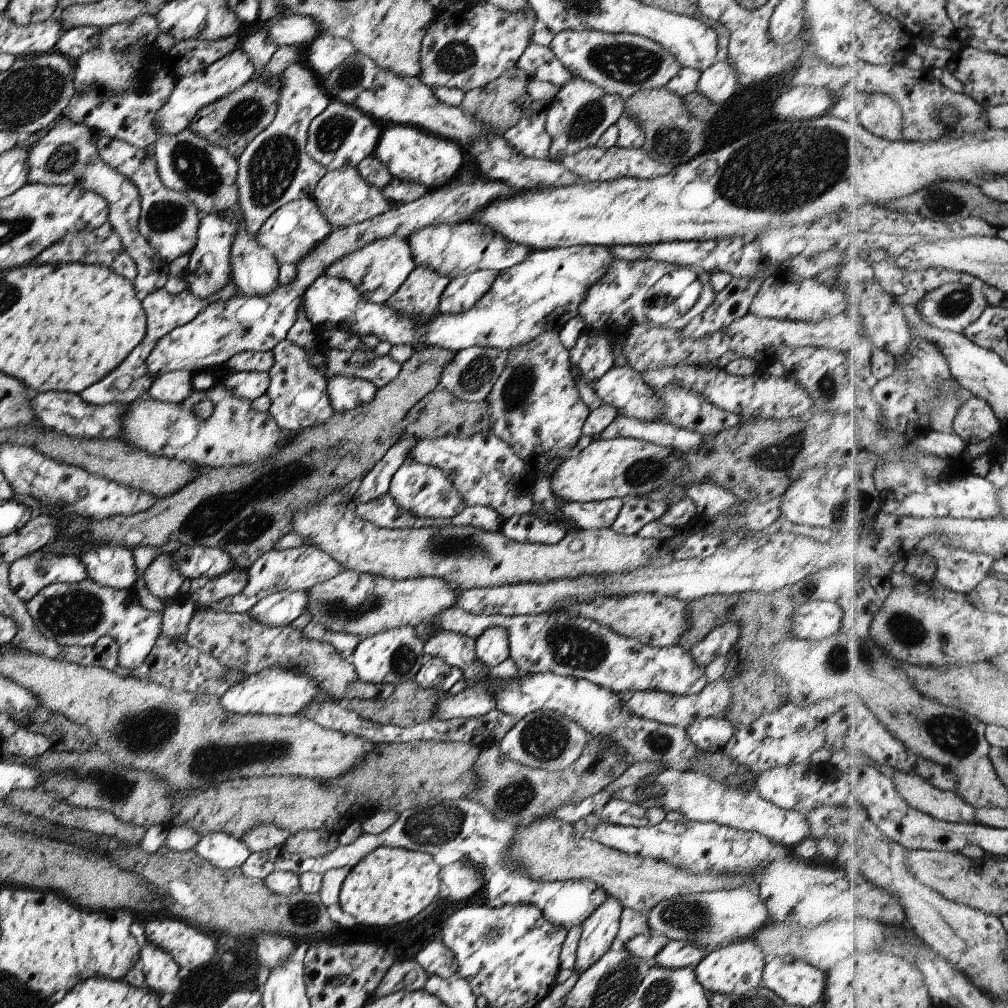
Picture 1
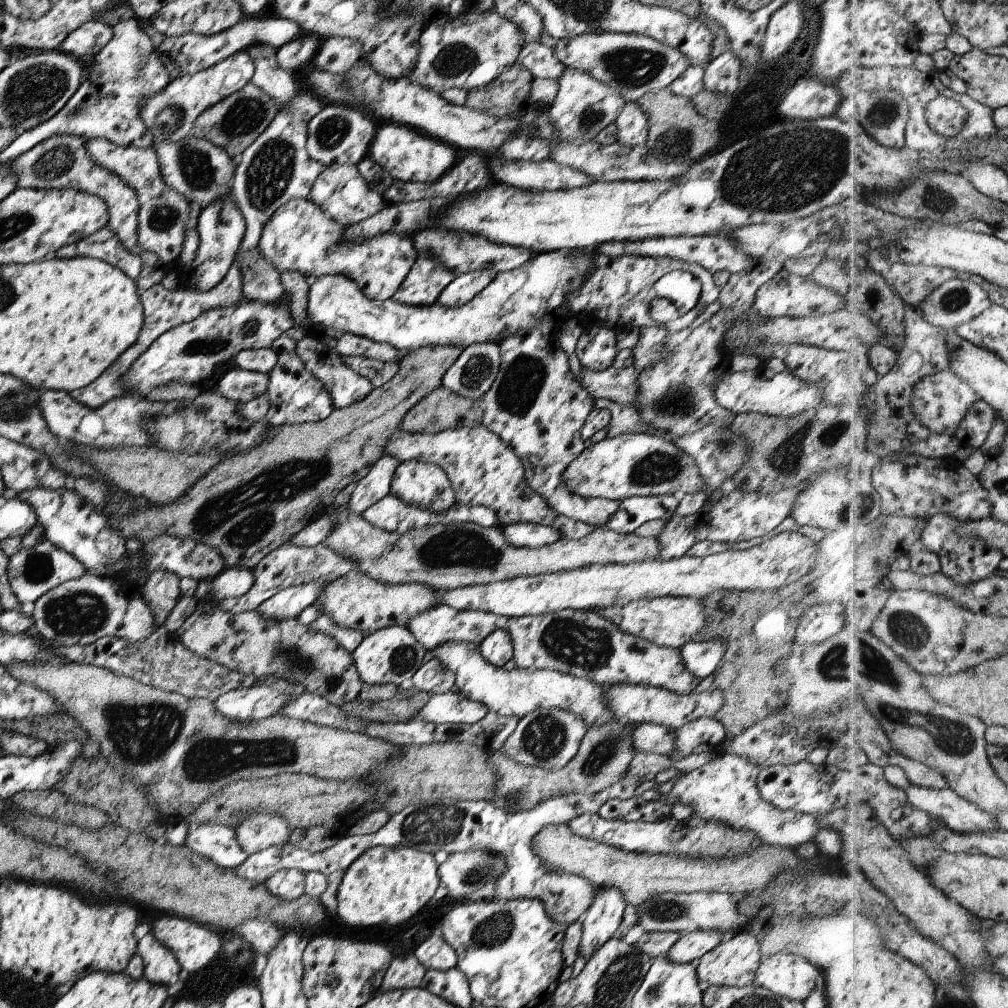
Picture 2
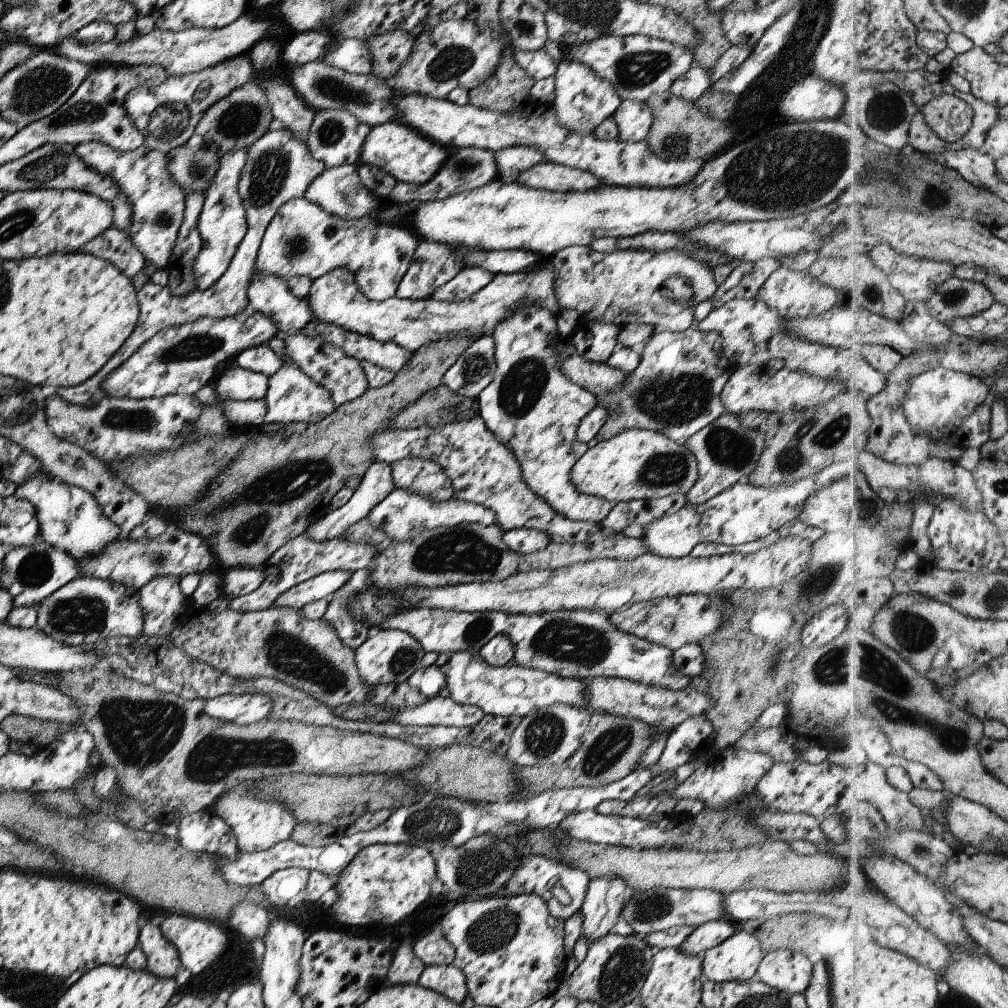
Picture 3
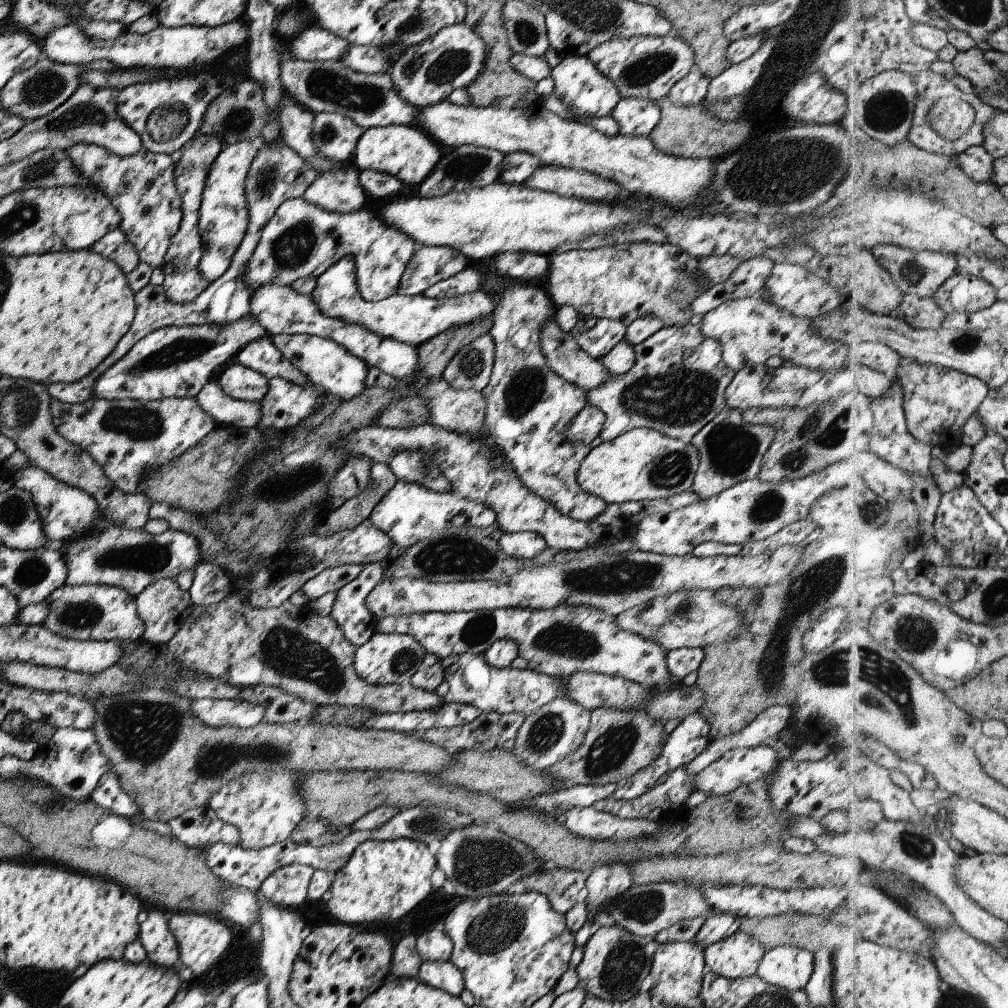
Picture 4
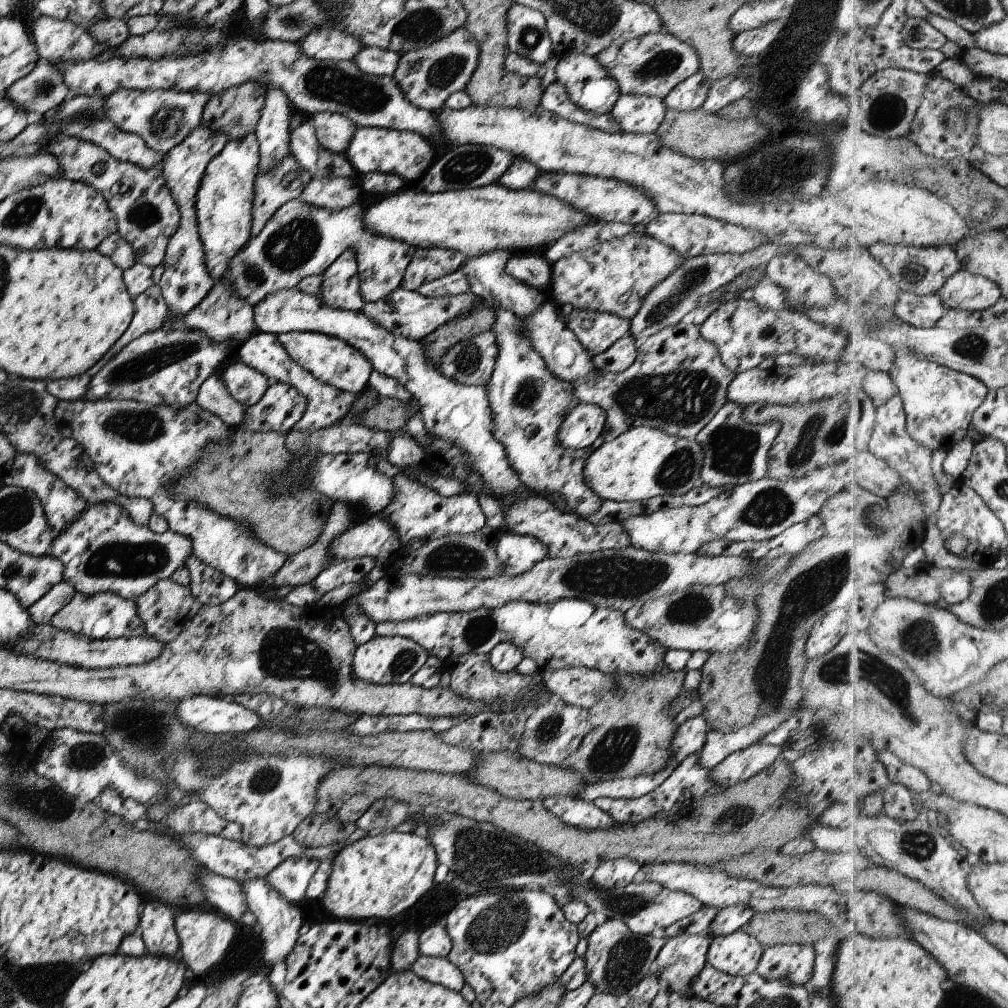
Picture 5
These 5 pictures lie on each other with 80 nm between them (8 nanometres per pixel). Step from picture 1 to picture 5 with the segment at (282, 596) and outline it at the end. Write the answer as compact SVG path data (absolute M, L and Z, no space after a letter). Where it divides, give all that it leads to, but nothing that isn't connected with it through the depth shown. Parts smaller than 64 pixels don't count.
M369 556L351 558L351 560L343 560L339 563L333 562L313 578L310 583L311 588L317 594L324 595L342 584L358 582L365 577L365 574L369 574L369 570L373 568L374 564L374 559L369 558Z

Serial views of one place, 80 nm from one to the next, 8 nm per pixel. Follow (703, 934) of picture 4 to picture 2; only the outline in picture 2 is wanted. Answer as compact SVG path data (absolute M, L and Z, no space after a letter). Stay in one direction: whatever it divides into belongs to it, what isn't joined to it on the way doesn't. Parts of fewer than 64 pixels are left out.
M715 930L693 931L681 935L667 950L666 959L672 963L688 963L699 960L728 936Z

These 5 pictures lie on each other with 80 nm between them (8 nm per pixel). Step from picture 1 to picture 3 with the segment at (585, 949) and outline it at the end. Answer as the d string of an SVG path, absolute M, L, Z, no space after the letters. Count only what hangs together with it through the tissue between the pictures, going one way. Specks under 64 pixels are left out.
M601 877L588 882L579 910L582 916L582 935L587 947L615 926L628 898L628 886L623 879Z

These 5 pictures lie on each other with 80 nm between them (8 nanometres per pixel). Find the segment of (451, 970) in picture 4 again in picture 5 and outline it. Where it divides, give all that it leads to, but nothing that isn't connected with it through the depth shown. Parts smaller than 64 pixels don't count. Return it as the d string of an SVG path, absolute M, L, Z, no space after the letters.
M419 954L409 964L408 970L422 980L439 984L444 988L452 989L454 992L460 992L465 984L461 972L453 964L450 964L446 958Z

